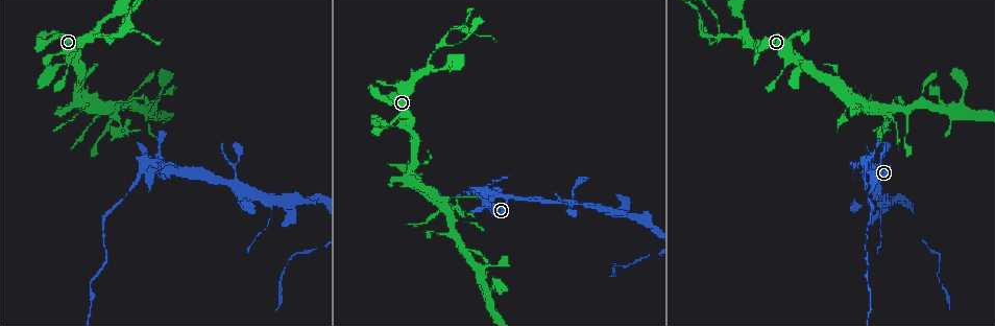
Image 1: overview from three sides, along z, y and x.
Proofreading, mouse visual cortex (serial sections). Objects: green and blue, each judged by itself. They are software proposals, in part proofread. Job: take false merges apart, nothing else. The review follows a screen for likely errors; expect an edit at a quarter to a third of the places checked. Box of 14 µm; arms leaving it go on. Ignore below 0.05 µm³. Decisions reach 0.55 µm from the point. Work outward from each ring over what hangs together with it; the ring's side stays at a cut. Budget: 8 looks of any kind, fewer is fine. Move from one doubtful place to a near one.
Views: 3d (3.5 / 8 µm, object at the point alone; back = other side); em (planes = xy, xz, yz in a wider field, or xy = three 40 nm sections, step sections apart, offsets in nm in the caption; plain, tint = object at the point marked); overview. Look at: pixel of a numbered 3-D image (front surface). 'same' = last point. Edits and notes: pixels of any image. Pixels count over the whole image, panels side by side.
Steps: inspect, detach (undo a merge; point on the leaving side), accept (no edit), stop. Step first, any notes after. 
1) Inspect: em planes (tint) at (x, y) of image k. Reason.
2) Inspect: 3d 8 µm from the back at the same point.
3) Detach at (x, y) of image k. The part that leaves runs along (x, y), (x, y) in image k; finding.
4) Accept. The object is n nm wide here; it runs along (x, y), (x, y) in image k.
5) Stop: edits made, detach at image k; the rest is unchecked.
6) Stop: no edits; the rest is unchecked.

Inspect: 3d 3.5 µm at (426, 71) of image 1. Branch point.

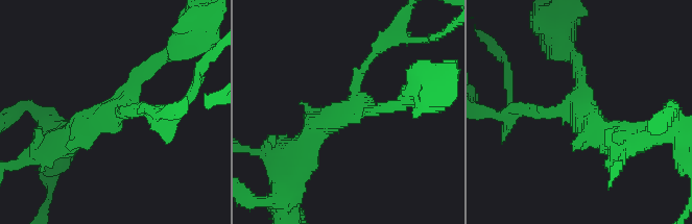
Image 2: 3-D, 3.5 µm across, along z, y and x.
Inspect: em xy step 1 (tint) at (118, 112) of image 2. 3 arms meet here; the arms are 150, 150, 300 nm wide.

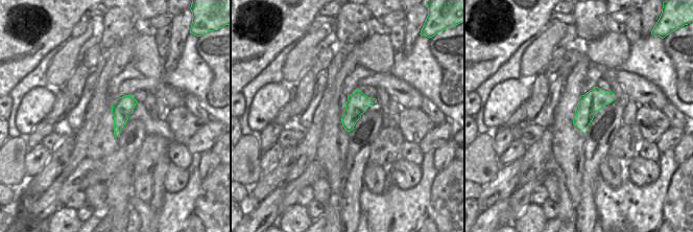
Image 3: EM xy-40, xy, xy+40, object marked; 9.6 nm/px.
Inspect: em xy step 2 (tint) at the same point. Cut it another way.

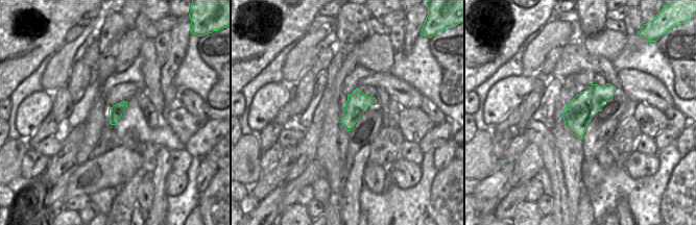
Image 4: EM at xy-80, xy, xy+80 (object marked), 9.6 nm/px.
Detach at (515, 114) of image 2. A second cell is stuck on.

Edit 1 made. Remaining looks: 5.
Inspect: 3d 3.5 µm at (411, 176) of image 1. Arms part here.

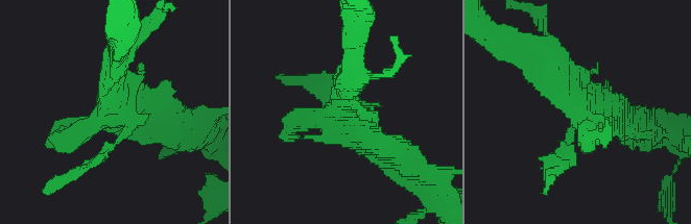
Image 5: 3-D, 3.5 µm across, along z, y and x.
Inspect: em xy step 5 (tint) at (115, 103) of image 5.

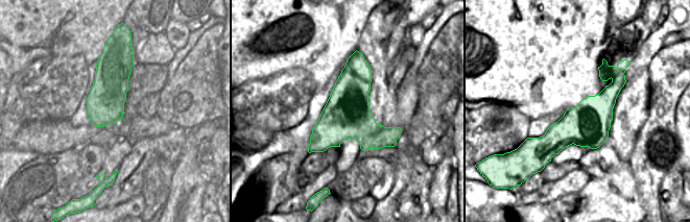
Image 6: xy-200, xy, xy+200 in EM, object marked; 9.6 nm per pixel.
Accept. It runs along (535, 46), (581, 107), (624, 114) in image 5; all the same cell.

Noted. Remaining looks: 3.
Inspect: 3d 3.5 µm at (147, 172) of image 1. Thick turns thin.

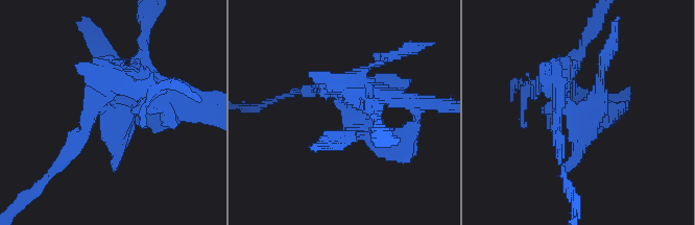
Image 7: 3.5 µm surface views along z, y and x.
Inspect: em xy step 3 (plain) at (104, 106) of image 7. Need the tissue.

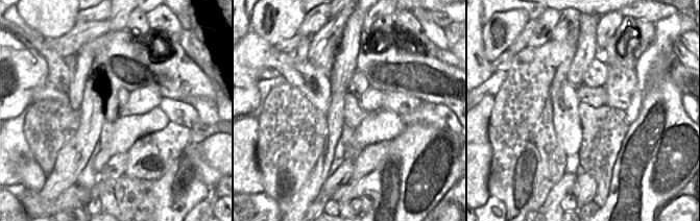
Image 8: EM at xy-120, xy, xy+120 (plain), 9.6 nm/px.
Inspect: em xy step 3 (tint) at the same point. Where the object lies.

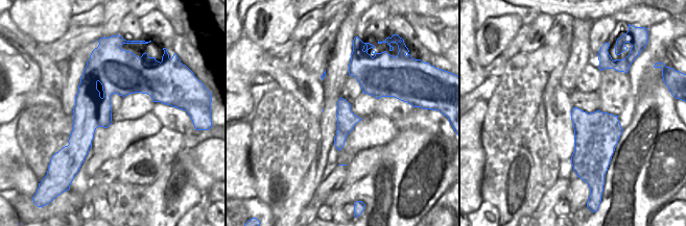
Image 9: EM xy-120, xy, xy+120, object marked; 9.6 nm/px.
Detach at (69, 149) of image 7. The part that leaves runs along (90, 121), (61, 166), (25, 197) in image 7; two cells meet here.

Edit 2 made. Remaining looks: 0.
Stop: edits made, detach at image 2, detach at image 7; the rest is unchecked.

